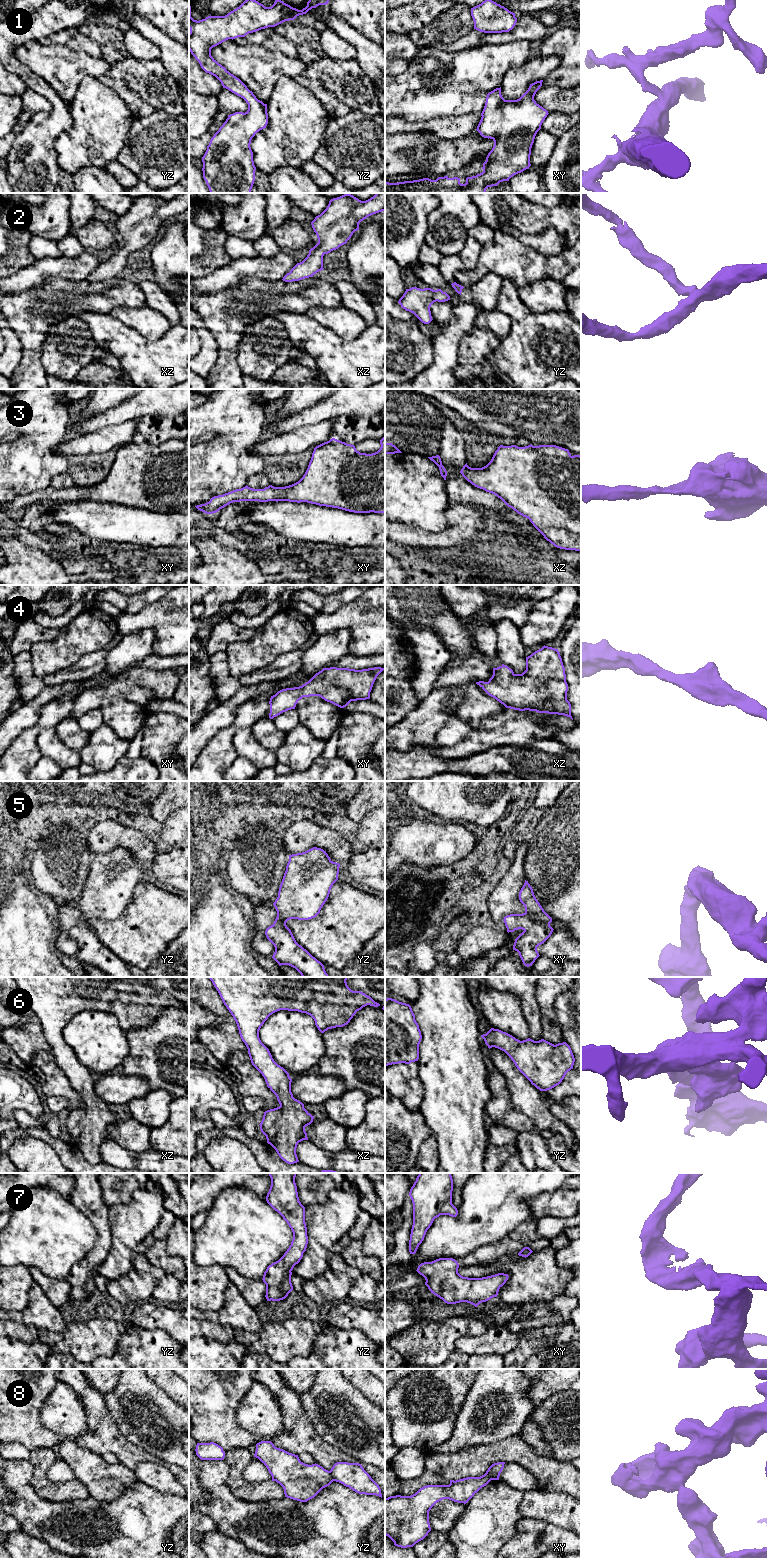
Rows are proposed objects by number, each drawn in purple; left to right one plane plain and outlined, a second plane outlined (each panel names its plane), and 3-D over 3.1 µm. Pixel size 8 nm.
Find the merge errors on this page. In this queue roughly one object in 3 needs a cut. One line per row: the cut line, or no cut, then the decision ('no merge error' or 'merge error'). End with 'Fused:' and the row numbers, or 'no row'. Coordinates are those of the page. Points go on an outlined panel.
1: no cut; no merge error
2: no cut; no merge error
3: no cut; no merge error
4: no cut; no merge error
5: no cut; no merge error
6: no cut; no merge error
7: no cut; no merge error
8: cut in yz along (328, 1471), (333, 1480); merge error
Fused: 8

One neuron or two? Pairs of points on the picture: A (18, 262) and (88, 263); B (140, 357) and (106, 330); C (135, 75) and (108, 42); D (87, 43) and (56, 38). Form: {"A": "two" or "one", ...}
{"A": "two", "B": "one", "C": "two", "D": "one"}

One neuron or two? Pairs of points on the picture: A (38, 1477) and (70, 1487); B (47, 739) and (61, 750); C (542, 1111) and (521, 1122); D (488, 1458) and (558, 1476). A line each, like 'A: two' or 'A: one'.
A: one
B: one
C: two
D: one

